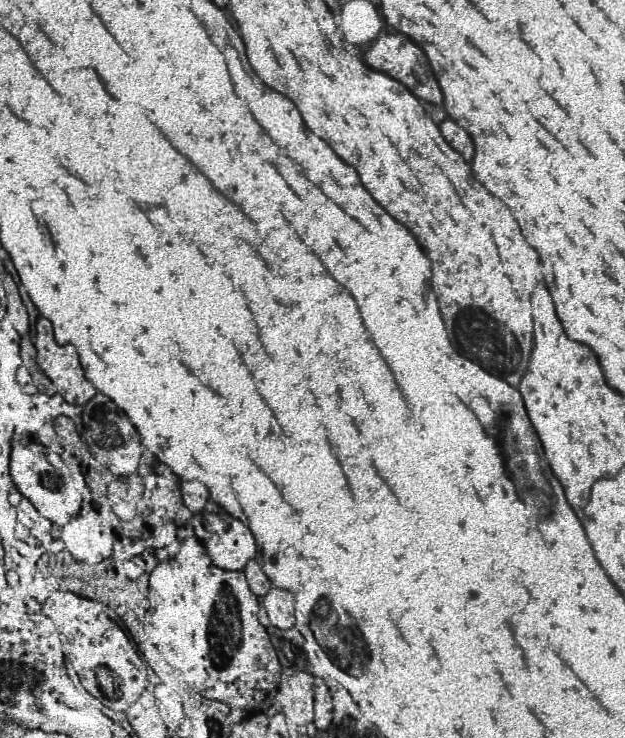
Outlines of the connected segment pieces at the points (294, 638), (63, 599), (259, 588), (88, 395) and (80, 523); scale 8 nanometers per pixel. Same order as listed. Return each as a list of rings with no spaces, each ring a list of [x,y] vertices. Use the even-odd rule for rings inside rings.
[[[269,628],[269,638],[273,642],[273,646],[277,648],[277,654],[279,654],[279,662],[281,666],[287,666],[287,668],[301,668],[305,670],[307,668],[307,656],[301,648],[303,644],[303,638],[301,634],[291,628],[291,630],[277,630],[277,628]]]
[[[53,592],[49,600],[43,602],[41,612],[53,620],[57,626],[65,658],[77,672],[81,686],[101,698],[111,710],[127,712],[133,702],[147,688],[147,666],[135,652],[133,644],[127,640],[125,632],[111,618],[111,610],[91,598],[83,598],[71,592]]]
[[[253,560],[249,562],[249,566],[245,568],[245,576],[247,576],[247,582],[249,582],[249,588],[253,590],[253,594],[257,594],[259,598],[263,598],[269,590],[271,590],[271,582],[269,578],[263,574],[263,570],[259,568],[259,564]]]
[[[39,318],[37,320],[37,334],[35,334],[35,348],[37,348],[37,364],[39,368],[45,372],[47,378],[53,380],[53,384],[59,388],[59,394],[69,402],[69,404],[87,404],[97,390],[93,388],[91,382],[86,381],[83,374],[86,369],[81,370],[79,366],[79,356],[77,350],[71,346],[70,343],[65,346],[59,346],[53,338],[53,327],[46,318]]]
[[[79,512],[77,518],[61,528],[65,550],[83,564],[95,564],[113,554],[113,534],[97,512]]]

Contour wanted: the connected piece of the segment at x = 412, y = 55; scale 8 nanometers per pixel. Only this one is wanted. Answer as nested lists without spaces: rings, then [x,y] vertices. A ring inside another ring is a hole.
[[[393,32],[393,34],[377,36],[377,40],[371,44],[371,48],[365,54],[365,62],[367,62],[369,68],[385,72],[391,78],[403,82],[413,96],[417,96],[417,98],[421,98],[425,102],[431,102],[431,104],[443,104],[441,88],[439,88],[439,84],[435,80],[435,74],[433,74],[433,70],[429,66],[429,60],[427,60],[425,52],[415,42],[403,38],[401,34]]]

